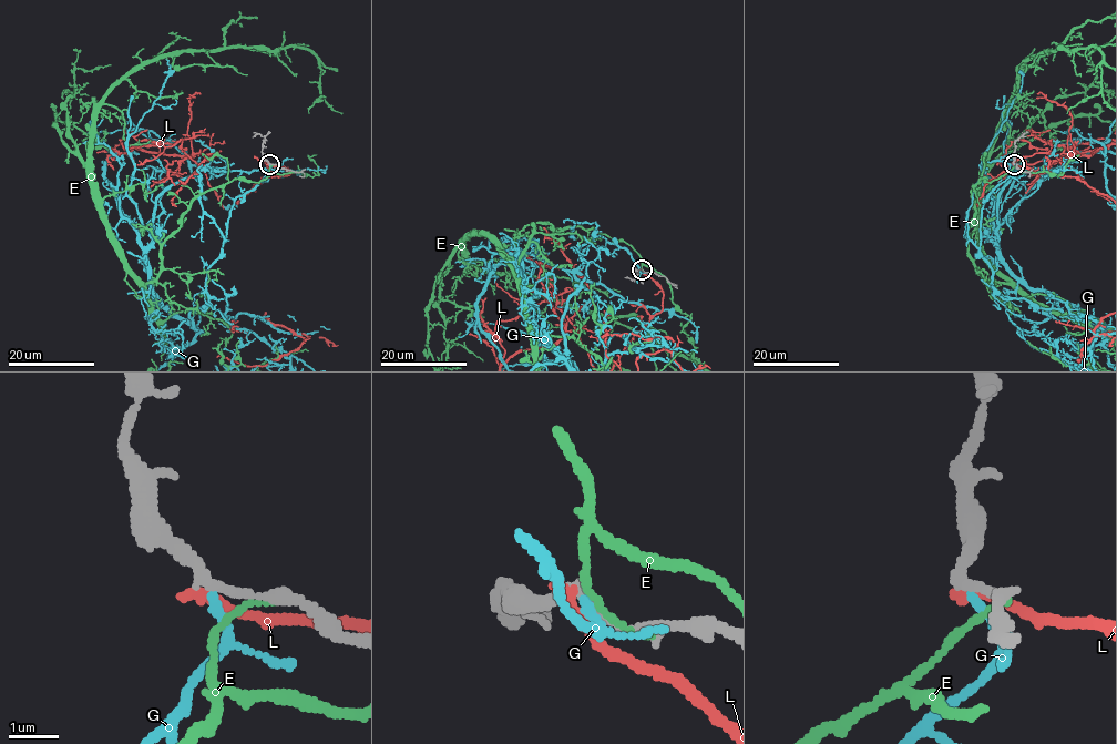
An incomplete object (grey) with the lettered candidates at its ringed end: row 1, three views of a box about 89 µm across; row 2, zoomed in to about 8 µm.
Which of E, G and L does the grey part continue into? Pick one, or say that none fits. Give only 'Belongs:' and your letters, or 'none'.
Belongs: G

